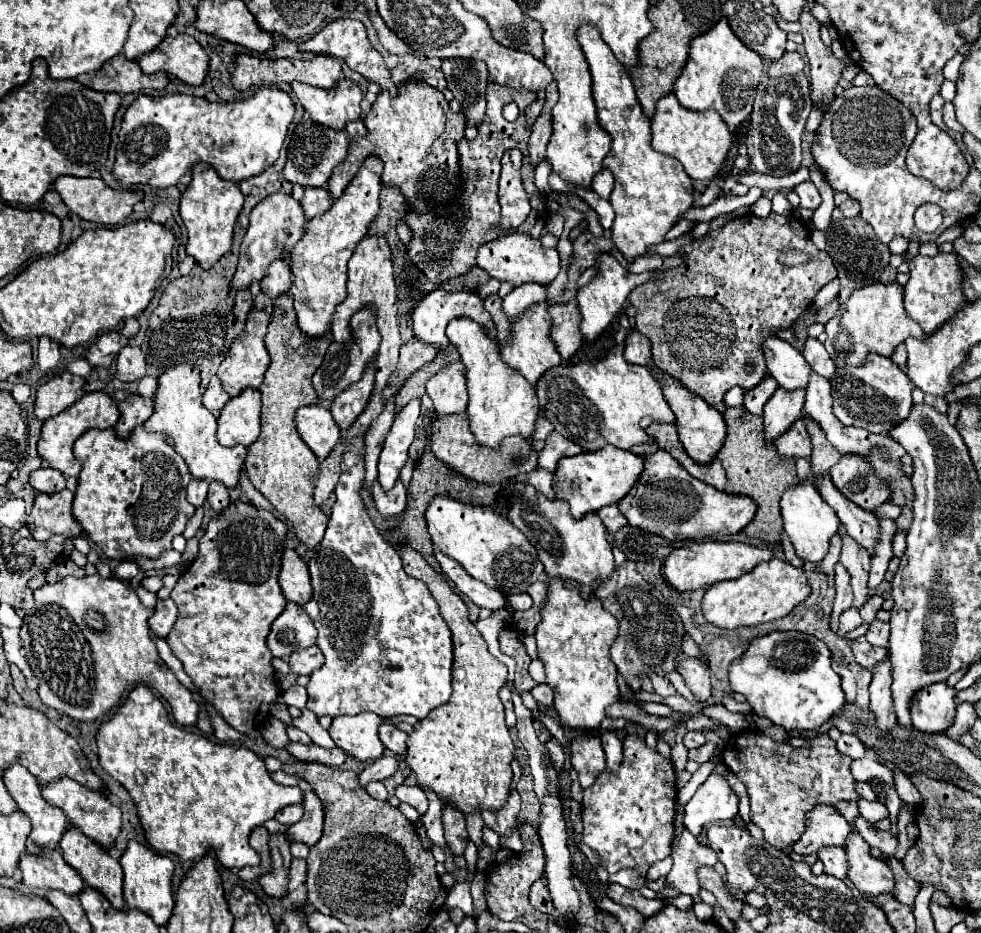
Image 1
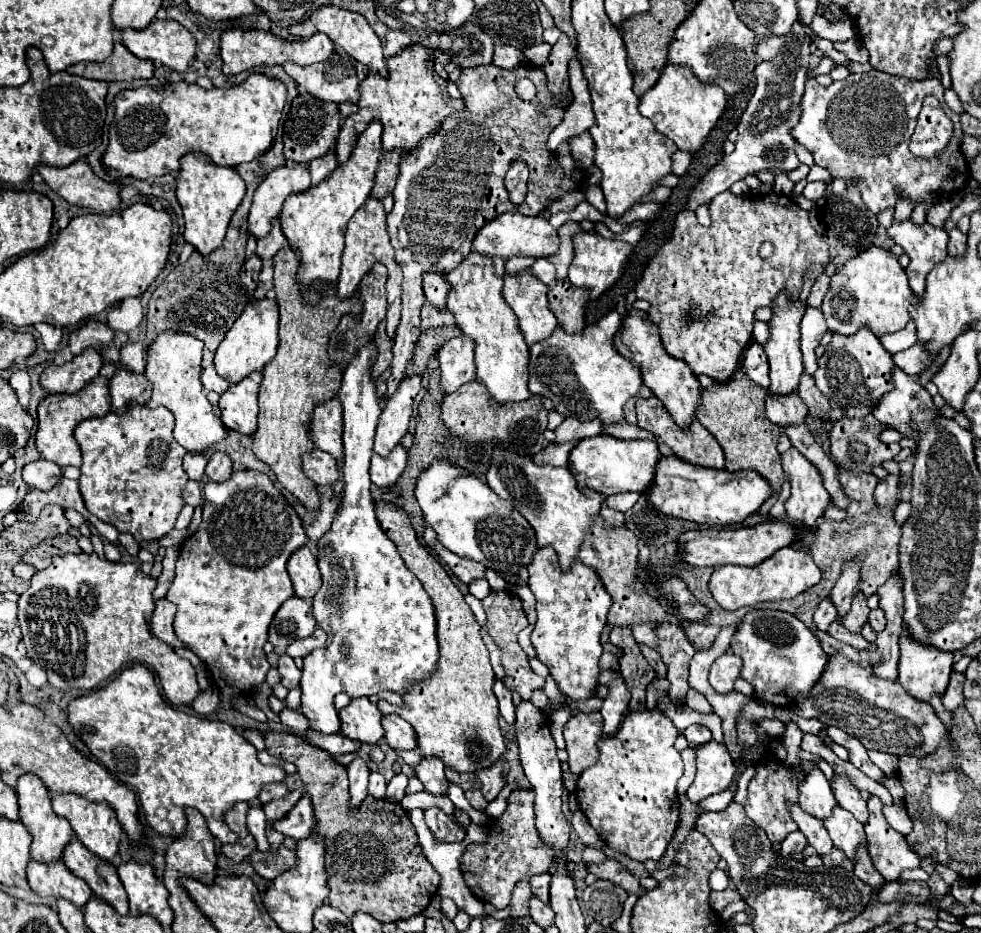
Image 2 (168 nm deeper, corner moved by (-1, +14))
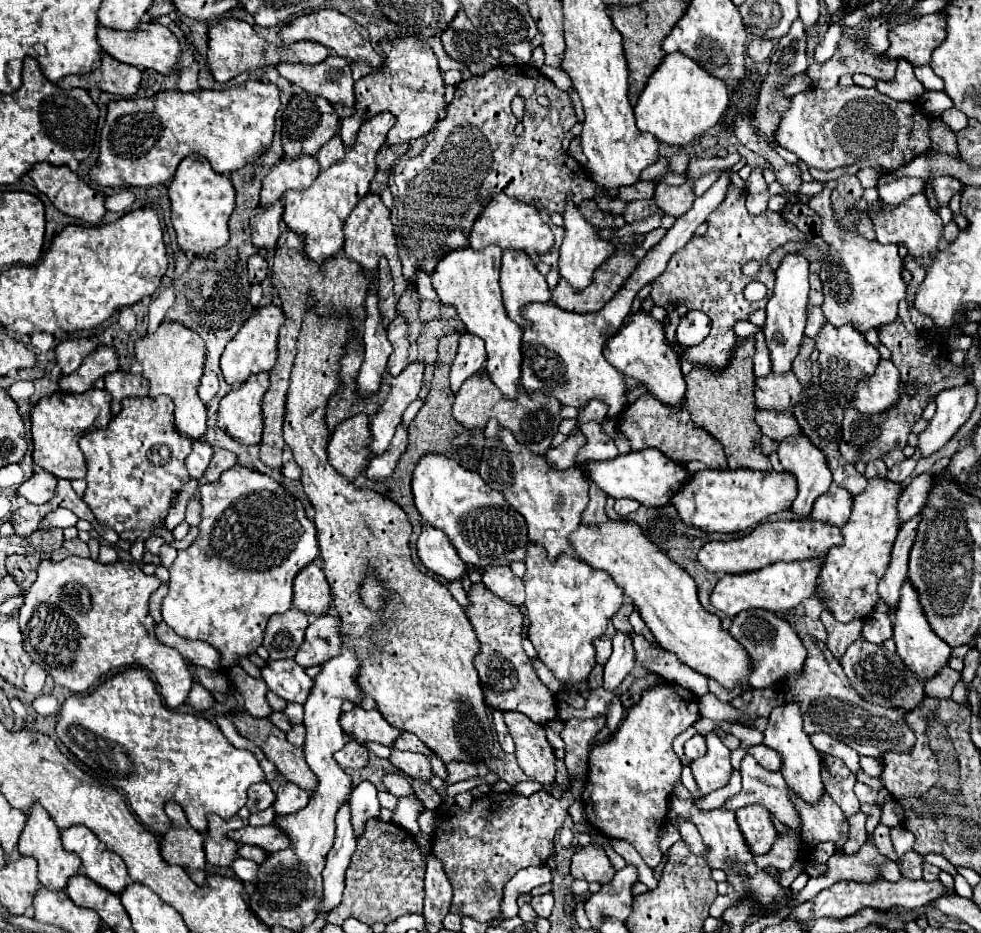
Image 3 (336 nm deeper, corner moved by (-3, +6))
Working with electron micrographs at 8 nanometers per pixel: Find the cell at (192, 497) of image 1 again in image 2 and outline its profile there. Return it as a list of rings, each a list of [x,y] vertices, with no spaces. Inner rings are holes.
[[[186,453],[186,457],[184,457],[184,471],[188,473],[190,479],[200,481],[202,475],[204,475],[206,463],[208,463],[208,455],[204,455],[204,453]]]

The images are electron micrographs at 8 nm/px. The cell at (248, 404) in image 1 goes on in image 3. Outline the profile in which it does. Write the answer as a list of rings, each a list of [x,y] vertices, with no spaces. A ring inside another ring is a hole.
[[[268,373],[252,375],[244,385],[222,397],[216,419],[218,427],[234,441],[256,445],[262,437],[262,397],[270,387]]]

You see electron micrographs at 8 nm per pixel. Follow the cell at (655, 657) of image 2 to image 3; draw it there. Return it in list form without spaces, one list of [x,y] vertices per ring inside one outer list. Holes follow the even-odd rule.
[[[634,635],[632,641],[634,641],[634,651],[636,651],[636,661],[646,671],[662,675],[670,683],[676,681],[678,685],[690,689],[698,697],[708,693],[706,675],[702,675],[702,673],[690,669],[688,665],[684,665],[674,653],[650,647],[650,643],[644,637],[640,637],[640,635]]]

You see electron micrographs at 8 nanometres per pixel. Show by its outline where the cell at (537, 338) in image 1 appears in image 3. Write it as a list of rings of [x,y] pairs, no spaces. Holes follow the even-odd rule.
[[[504,251],[500,287],[504,307],[510,319],[520,327],[530,327],[530,321],[522,317],[522,309],[536,301],[550,301],[550,289],[546,277],[538,273],[532,259],[522,251]]]

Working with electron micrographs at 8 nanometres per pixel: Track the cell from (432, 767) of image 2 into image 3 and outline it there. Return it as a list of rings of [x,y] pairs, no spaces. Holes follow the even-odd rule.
[[[392,749],[390,763],[396,769],[404,771],[408,777],[424,781],[424,783],[430,783],[430,779],[434,777],[434,771],[432,771],[432,765],[430,765],[430,757],[426,757],[422,753],[410,753],[410,751]]]

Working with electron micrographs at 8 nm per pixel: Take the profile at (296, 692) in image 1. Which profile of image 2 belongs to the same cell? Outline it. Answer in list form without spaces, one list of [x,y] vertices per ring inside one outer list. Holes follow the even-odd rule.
[[[280,655],[278,673],[280,673],[280,683],[282,683],[286,689],[296,689],[296,687],[300,687],[302,671],[294,665],[294,661],[292,661],[290,655]]]

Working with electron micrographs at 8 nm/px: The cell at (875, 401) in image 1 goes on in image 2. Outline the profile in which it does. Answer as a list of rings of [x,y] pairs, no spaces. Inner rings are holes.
[[[862,327],[848,337],[832,333],[832,341],[826,345],[826,351],[818,361],[814,381],[816,387],[828,397],[832,409],[838,409],[848,417],[864,417],[872,413],[876,401],[892,389],[892,367],[892,355],[868,327]]]

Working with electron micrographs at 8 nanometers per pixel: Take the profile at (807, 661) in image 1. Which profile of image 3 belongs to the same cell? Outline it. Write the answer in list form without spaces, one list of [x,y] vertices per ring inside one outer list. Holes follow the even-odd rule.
[[[750,609],[750,611],[738,613],[730,621],[728,631],[740,645],[744,645],[750,657],[752,667],[750,667],[748,683],[752,689],[766,689],[772,683],[786,681],[790,675],[798,675],[802,671],[802,665],[806,661],[806,647],[802,645],[798,633],[792,629],[792,625],[786,619],[780,619],[770,611]]]

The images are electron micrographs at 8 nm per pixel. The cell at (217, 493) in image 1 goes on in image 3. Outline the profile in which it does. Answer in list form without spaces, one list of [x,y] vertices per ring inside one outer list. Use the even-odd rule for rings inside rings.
[[[218,449],[218,451],[214,451],[214,455],[212,455],[210,467],[206,469],[204,477],[206,477],[206,481],[210,481],[210,483],[220,481],[220,475],[222,475],[226,469],[234,467],[234,465],[236,465],[236,455],[230,453],[230,451],[226,451],[226,449]]]

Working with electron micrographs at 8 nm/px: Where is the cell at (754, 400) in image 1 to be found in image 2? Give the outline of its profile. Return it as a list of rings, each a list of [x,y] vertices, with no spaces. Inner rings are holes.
[[[752,341],[748,345],[748,349],[744,351],[744,367],[746,367],[748,377],[752,377],[752,381],[756,381],[760,387],[768,389],[768,385],[770,385],[768,359],[766,359],[766,353],[760,343]]]

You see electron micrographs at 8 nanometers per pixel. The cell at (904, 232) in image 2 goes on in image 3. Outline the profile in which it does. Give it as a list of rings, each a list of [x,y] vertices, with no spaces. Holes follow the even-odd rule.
[[[924,193],[912,197],[906,205],[900,205],[896,209],[890,209],[890,211],[880,211],[880,205],[874,203],[870,207],[870,219],[874,223],[874,229],[876,229],[876,237],[878,237],[878,243],[894,243],[894,245],[906,245],[908,253],[924,267],[928,269],[928,265],[934,261],[936,253],[938,253],[938,243],[942,239],[942,231],[944,231],[944,225],[942,225],[942,219],[936,211],[932,211],[932,207],[928,205],[928,199]]]

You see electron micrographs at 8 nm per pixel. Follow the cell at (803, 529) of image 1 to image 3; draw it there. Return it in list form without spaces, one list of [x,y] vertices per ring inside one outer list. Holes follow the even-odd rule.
[[[808,437],[784,439],[778,449],[780,463],[798,481],[798,497],[792,503],[796,519],[810,519],[814,501],[832,485],[832,473],[826,465],[824,453],[814,449]]]

